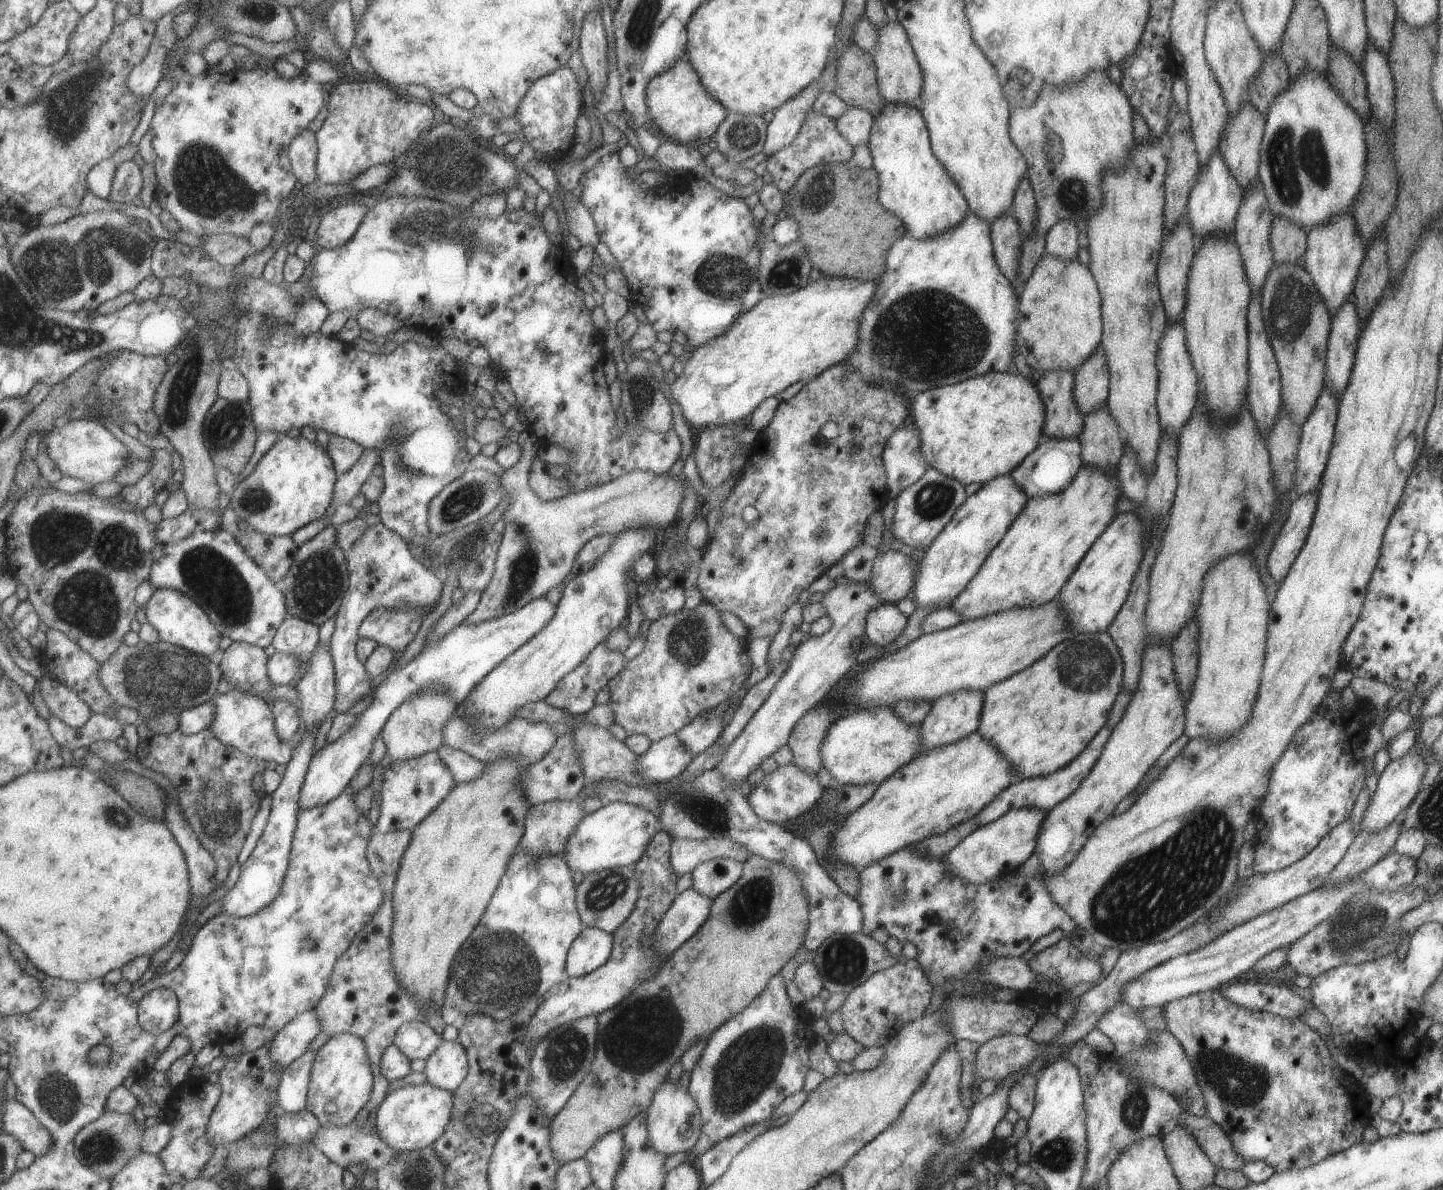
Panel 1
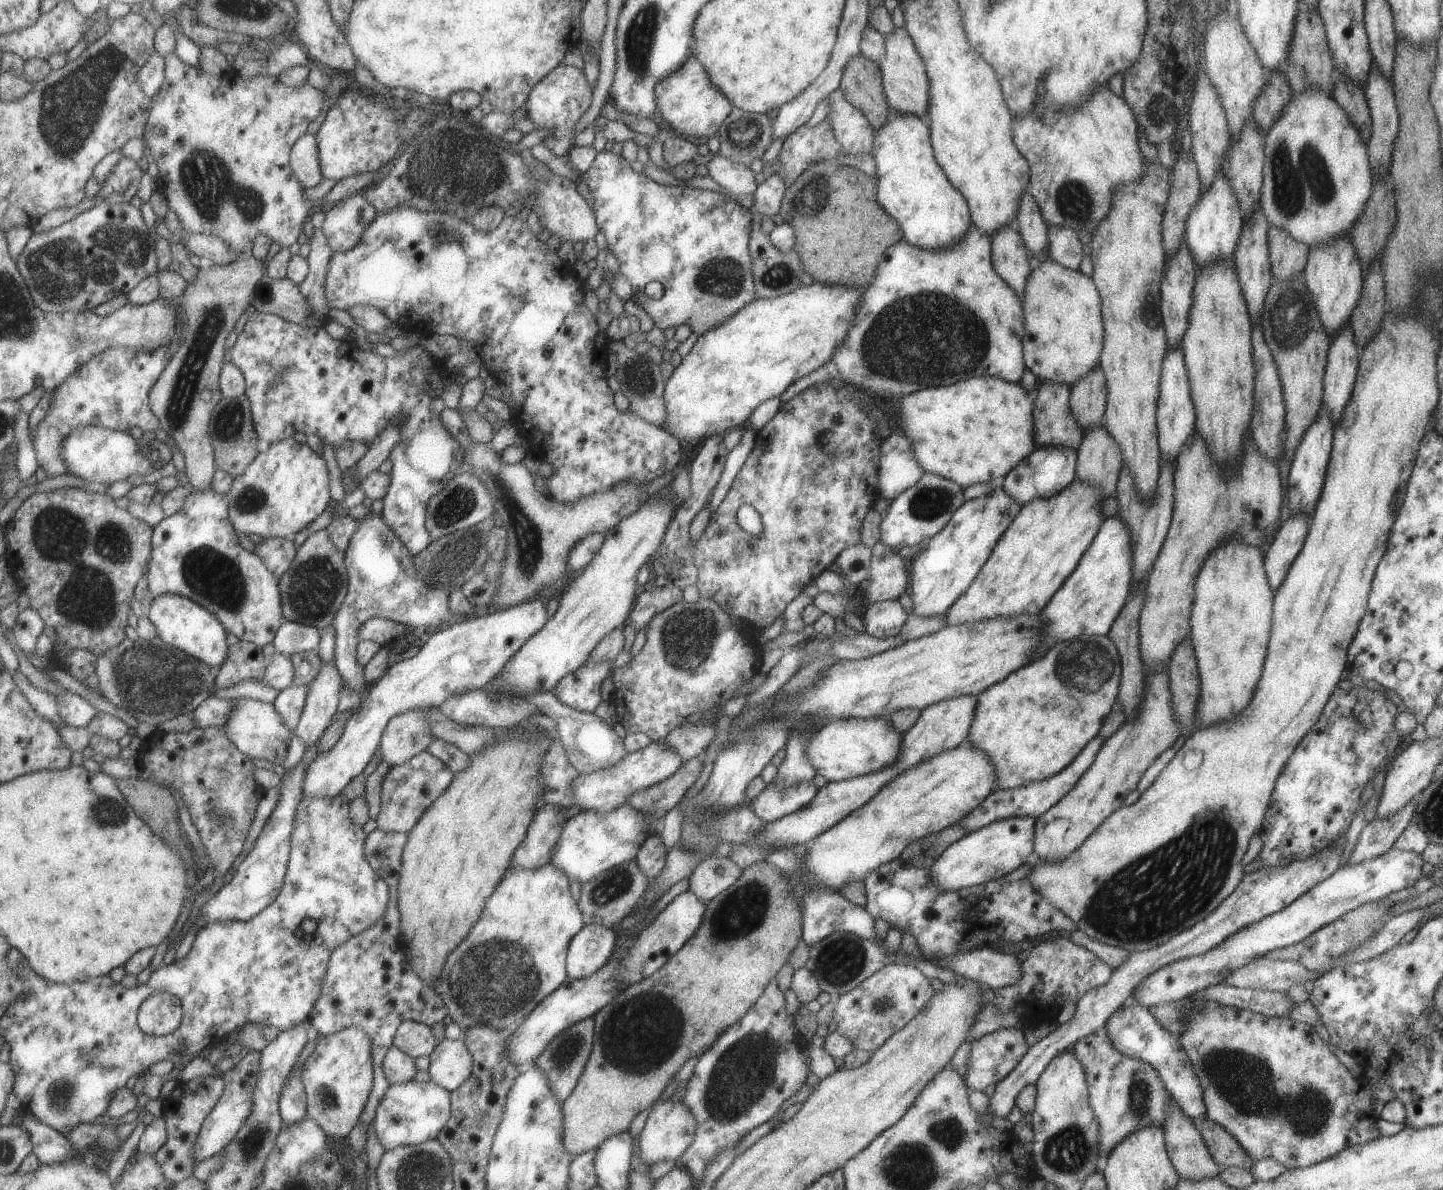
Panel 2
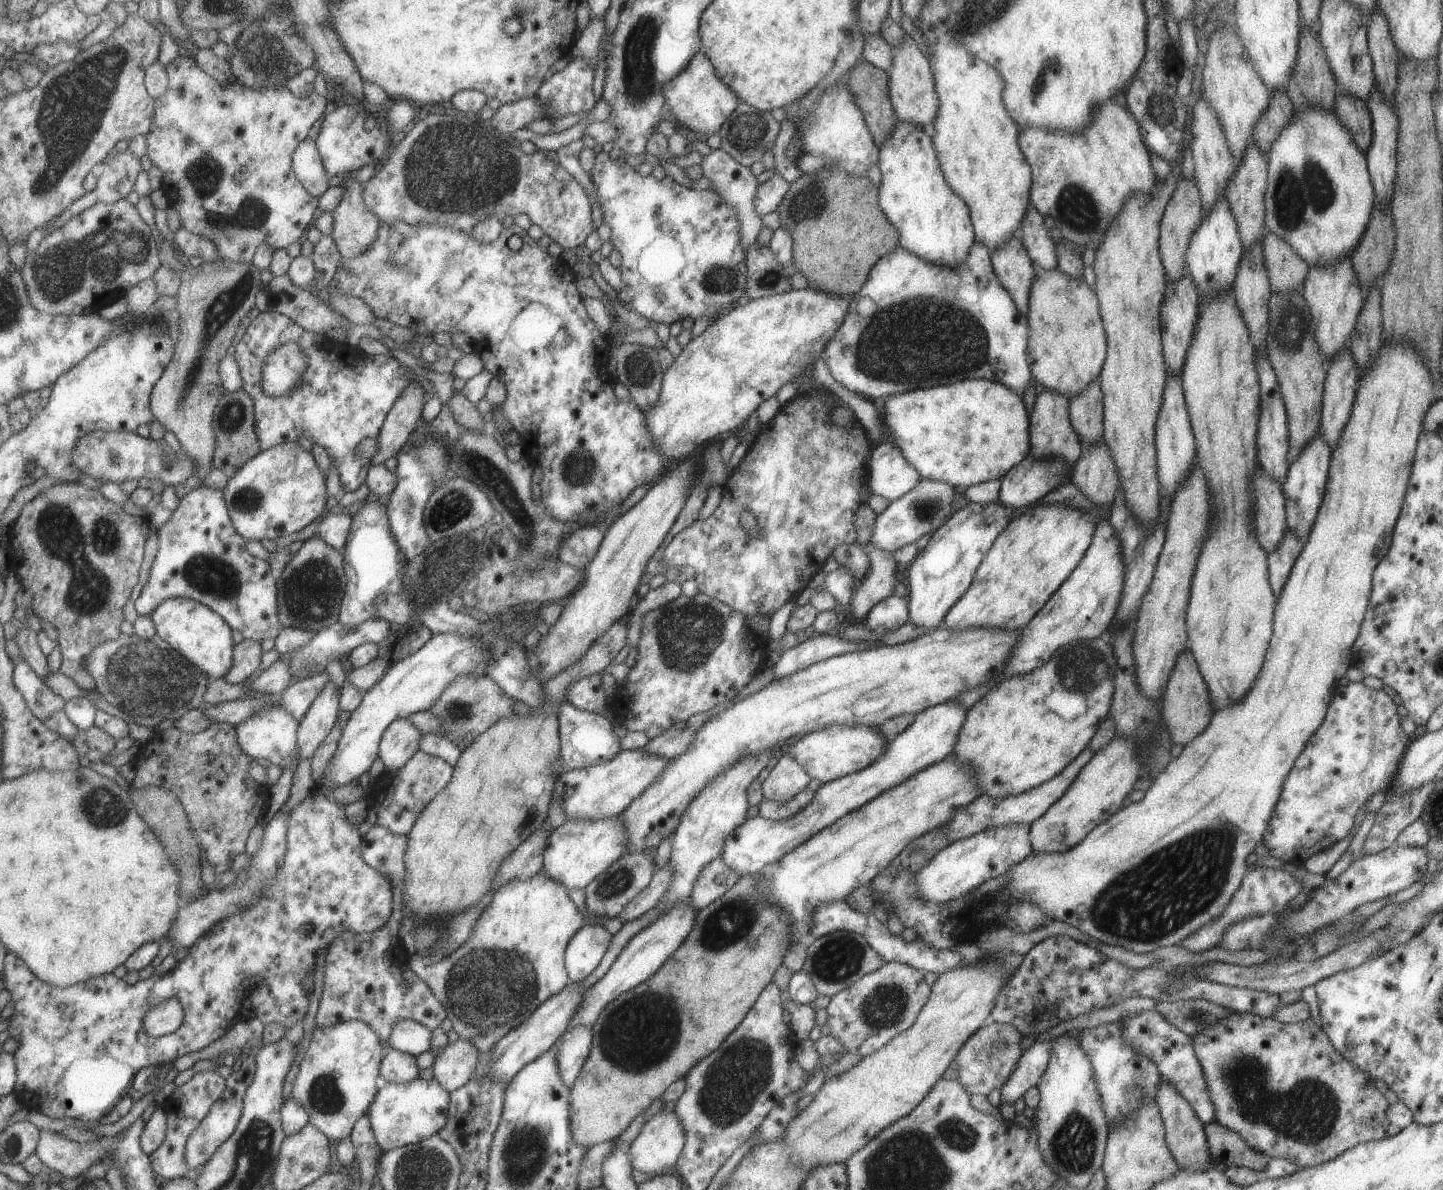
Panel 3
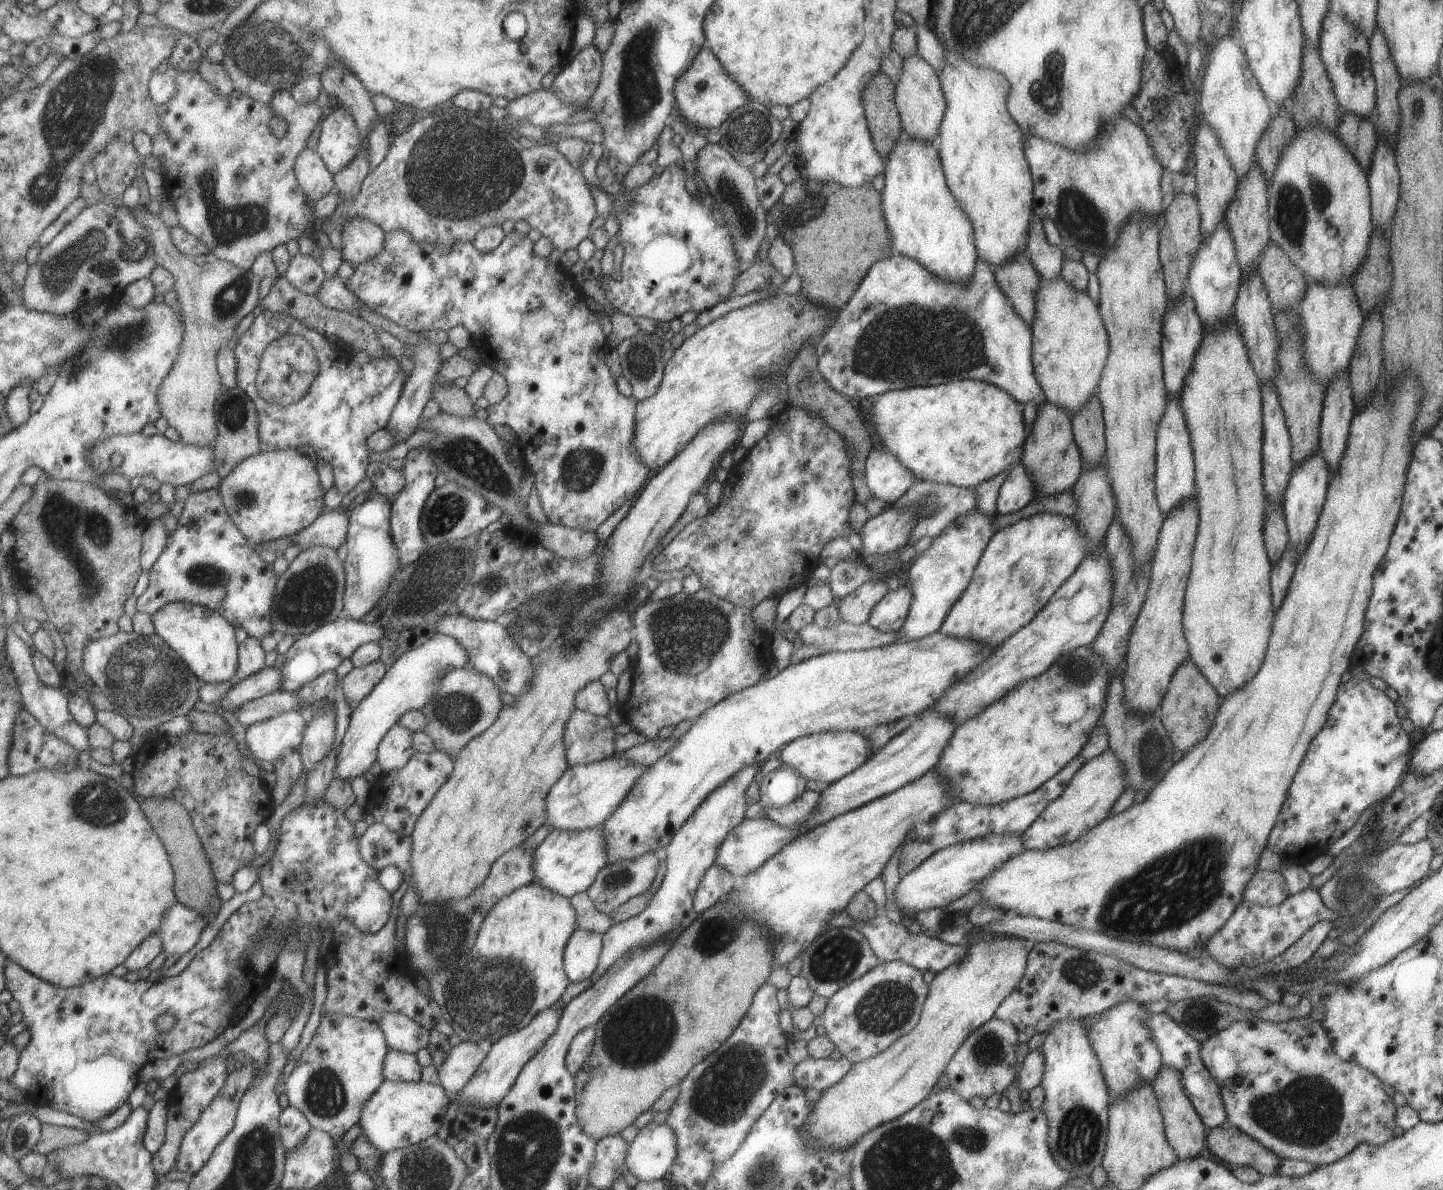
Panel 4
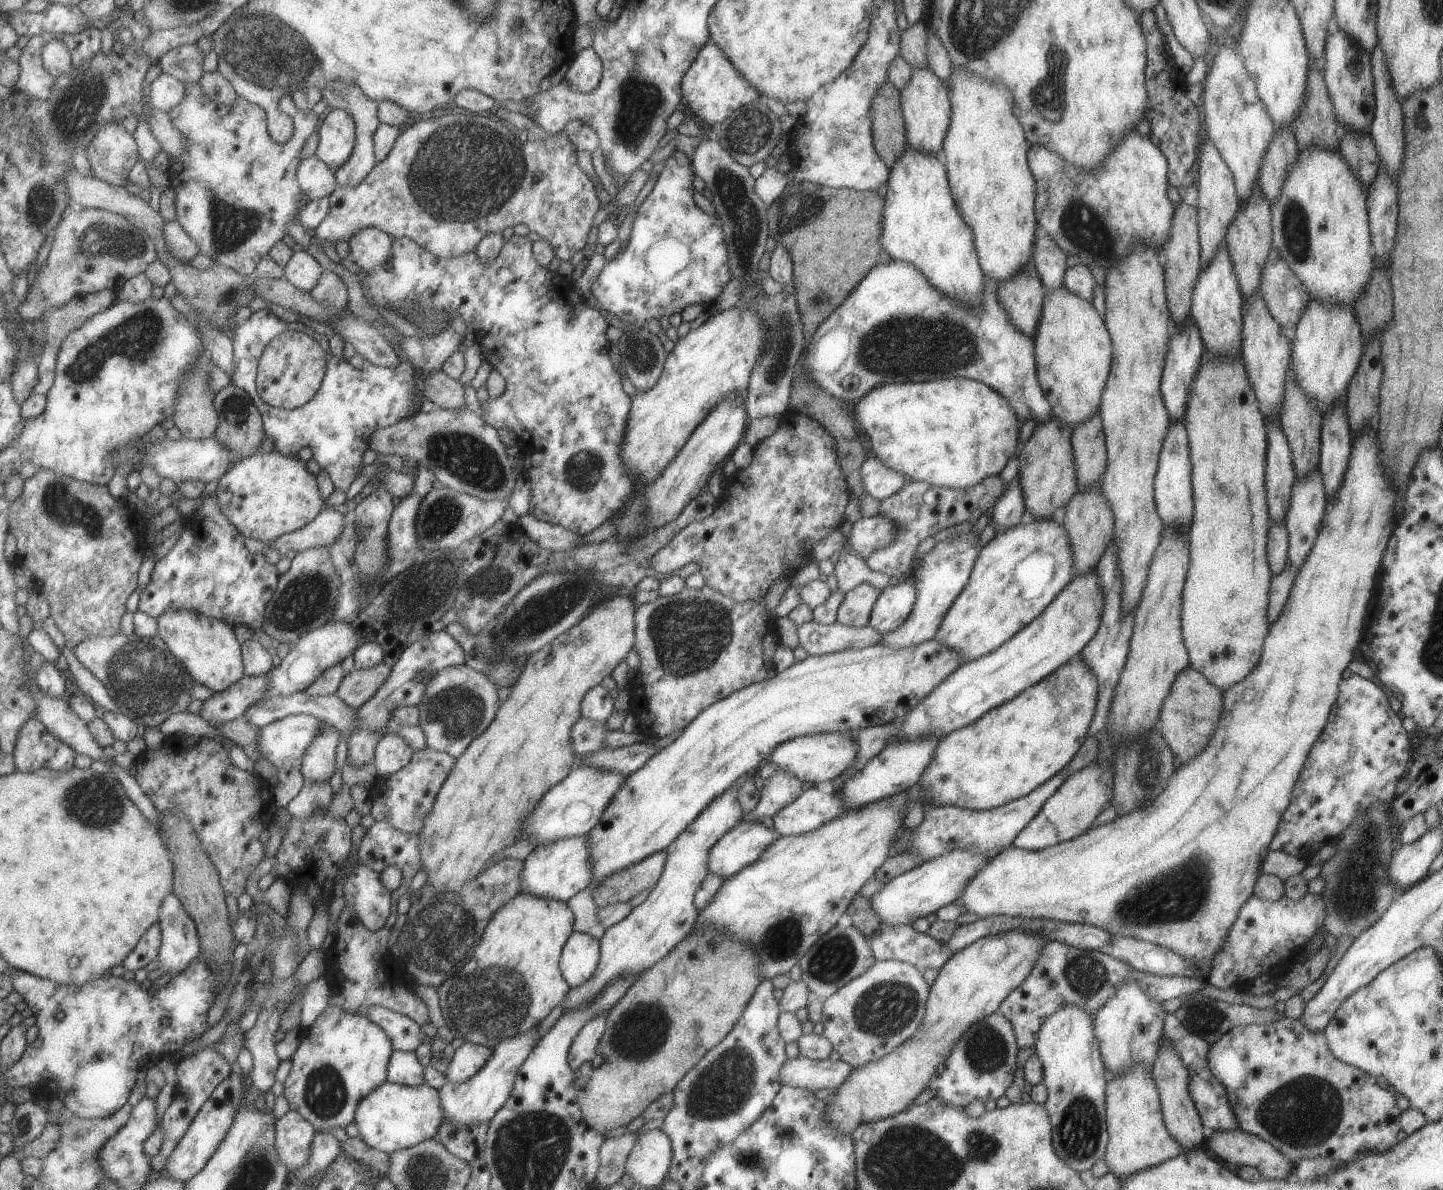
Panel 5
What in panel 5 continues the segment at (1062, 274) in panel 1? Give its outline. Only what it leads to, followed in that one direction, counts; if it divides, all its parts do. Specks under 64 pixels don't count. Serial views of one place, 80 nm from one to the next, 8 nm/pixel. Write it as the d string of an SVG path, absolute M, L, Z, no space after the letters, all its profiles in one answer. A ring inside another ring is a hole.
M1061 285L1056 289L1045 289L1040 317L1032 336L1034 342L1035 370L1039 386L1051 407L1051 414L1061 423L1073 428L1078 422L1088 419L1098 412L1101 391L1110 371L1112 346L1103 319L1095 311L1091 302L1080 299Z

